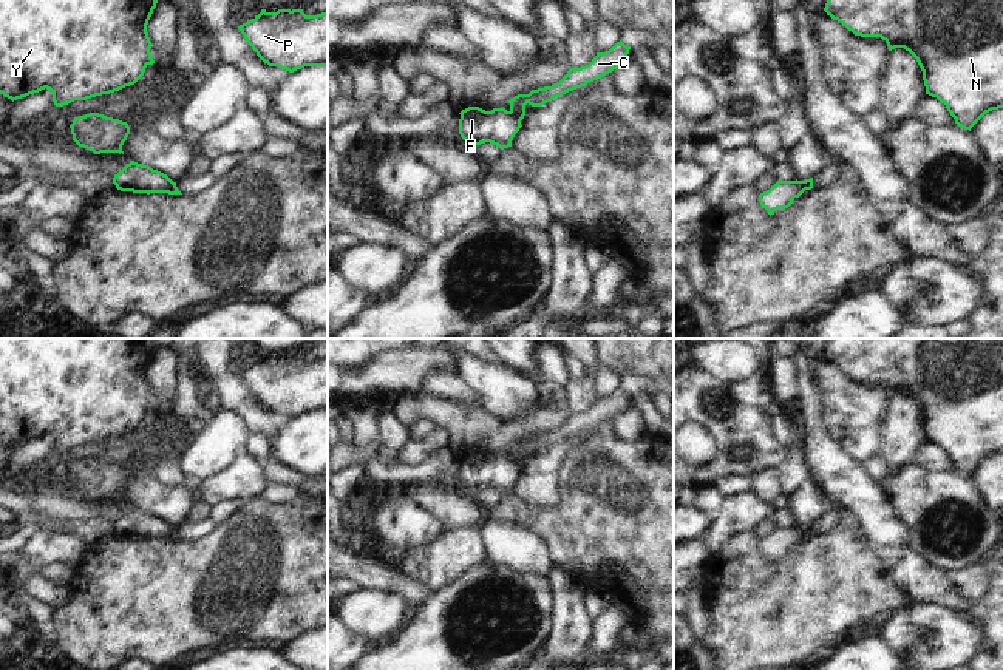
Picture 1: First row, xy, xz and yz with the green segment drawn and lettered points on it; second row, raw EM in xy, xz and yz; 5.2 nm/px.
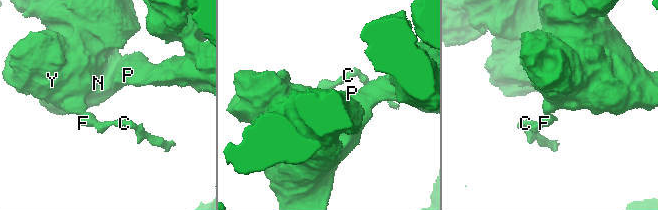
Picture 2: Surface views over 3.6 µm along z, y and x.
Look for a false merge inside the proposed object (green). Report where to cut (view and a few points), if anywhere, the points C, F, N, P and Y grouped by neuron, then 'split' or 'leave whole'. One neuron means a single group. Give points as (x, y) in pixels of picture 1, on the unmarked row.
cut in xz along (509, 457), (520, 466); C / F N P Y; split

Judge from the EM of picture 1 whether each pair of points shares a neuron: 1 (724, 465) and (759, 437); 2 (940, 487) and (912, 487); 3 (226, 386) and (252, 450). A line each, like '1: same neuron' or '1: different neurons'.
1: same neuron
2: same neuron
3: same neuron

